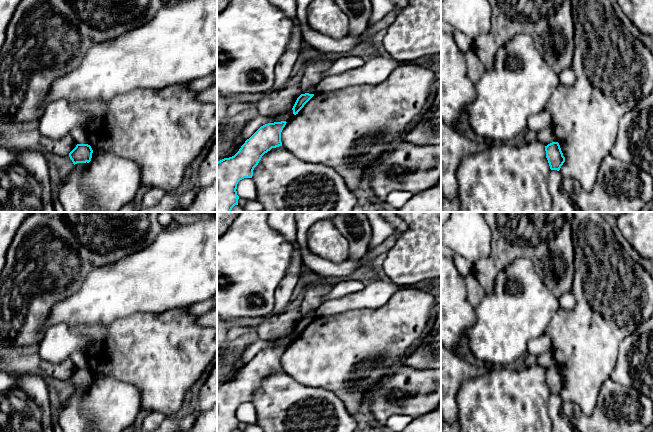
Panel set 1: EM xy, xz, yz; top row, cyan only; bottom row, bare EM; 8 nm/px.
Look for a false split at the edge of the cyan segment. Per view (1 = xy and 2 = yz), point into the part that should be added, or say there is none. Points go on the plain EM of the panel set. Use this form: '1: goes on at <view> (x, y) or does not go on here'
1: does not go on here
2: does not go on here

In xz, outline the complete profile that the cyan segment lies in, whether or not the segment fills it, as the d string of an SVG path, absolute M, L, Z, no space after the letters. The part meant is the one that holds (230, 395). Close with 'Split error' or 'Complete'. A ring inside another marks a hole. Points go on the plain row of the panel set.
M286 345L268 347L261 350L232 381L217 386L217 432L233 432L238 429L237 408L244 402L252 402L253 394L262 380L272 372L282 370L281 356Z. Complete

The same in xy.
M77 368L76 371L69 377L69 381L73 388L89 387L92 382L93 374L88 368Z. Complete

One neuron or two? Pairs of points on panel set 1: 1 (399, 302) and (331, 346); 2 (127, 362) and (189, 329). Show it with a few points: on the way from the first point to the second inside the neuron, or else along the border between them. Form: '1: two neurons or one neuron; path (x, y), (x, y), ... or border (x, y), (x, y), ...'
1: one neuron; path (382, 319), (355, 346), (348, 346)
2: one neuron; path (142, 351), (167, 351), (174, 344)

